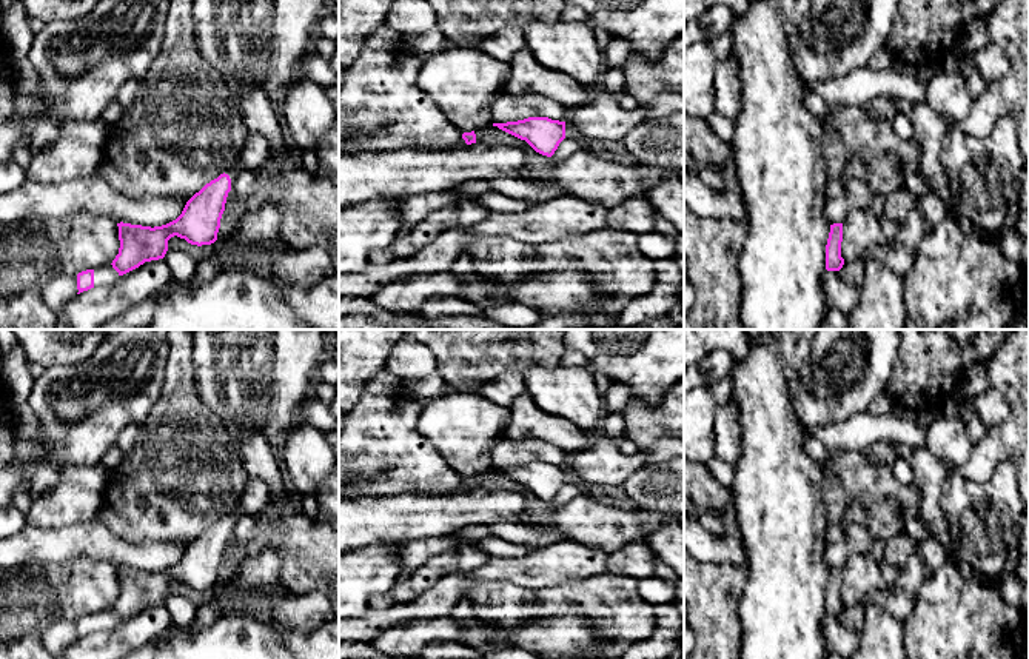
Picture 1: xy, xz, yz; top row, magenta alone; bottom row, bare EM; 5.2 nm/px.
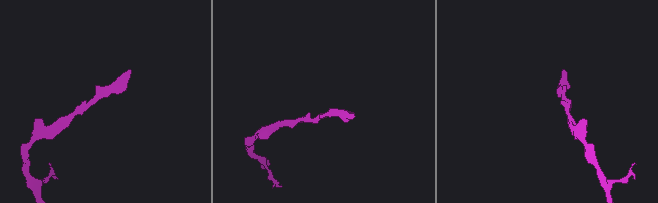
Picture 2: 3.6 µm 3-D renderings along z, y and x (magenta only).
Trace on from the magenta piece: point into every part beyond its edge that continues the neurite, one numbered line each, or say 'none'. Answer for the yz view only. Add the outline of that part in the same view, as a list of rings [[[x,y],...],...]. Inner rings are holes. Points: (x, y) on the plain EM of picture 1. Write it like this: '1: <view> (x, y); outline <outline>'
none

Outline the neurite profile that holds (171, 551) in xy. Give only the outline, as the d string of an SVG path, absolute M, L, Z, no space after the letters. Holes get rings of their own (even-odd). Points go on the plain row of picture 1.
M96 517L63 528L26 524L18 533L0 539L0 570L20 571L43 564L66 564L75 557L111 562L142 571L162 571L176 565L193 540L132 544L119 537Z

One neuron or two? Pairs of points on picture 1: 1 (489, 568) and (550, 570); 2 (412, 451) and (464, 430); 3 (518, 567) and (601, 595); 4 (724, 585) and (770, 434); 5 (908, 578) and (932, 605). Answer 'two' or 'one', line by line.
1: one
2: two
3: two
4: two
5: two

